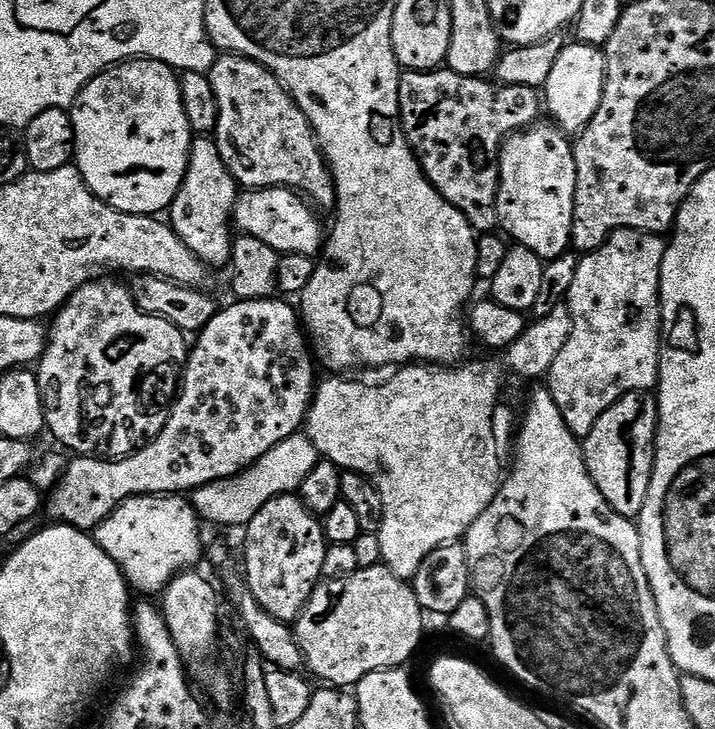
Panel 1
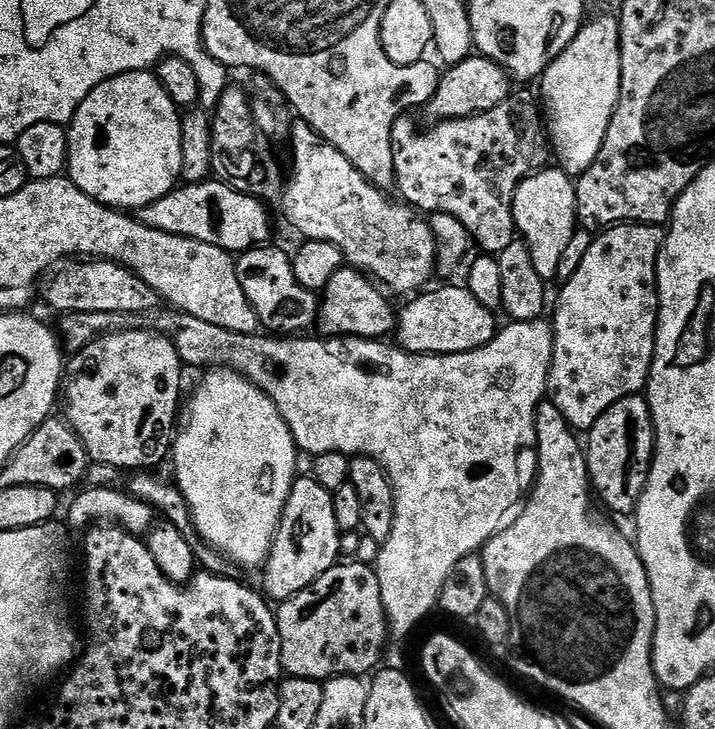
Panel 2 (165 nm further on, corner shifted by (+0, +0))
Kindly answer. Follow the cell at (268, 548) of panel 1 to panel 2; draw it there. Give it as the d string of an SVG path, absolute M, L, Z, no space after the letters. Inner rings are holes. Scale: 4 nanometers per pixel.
M310 474L297 475L288 495L272 550L267 562L262 566L265 588L263 591L267 599L283 602L294 598L326 570L335 568L342 556L340 536L338 518L334 518L332 492L326 490L326 486L318 486L318 482Z

